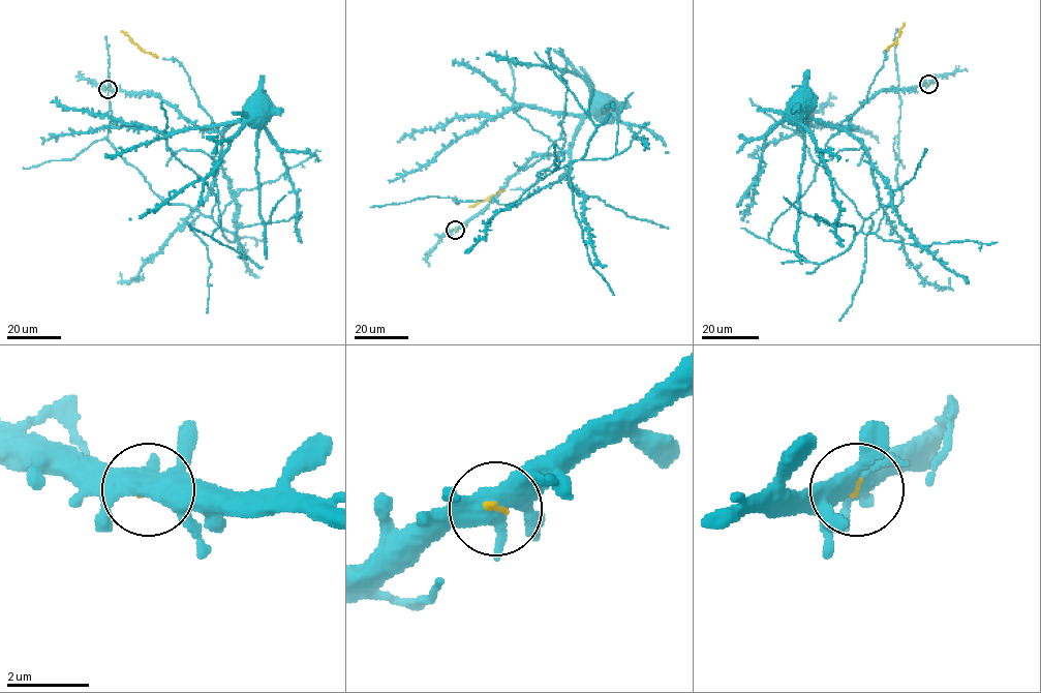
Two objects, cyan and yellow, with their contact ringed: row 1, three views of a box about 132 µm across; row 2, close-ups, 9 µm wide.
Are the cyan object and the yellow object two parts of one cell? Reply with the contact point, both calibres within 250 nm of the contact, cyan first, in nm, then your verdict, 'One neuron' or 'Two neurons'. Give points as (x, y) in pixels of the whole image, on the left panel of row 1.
Place: (108, 89). Thickness 440 nm (cyan) against 90 nm. One neuron

